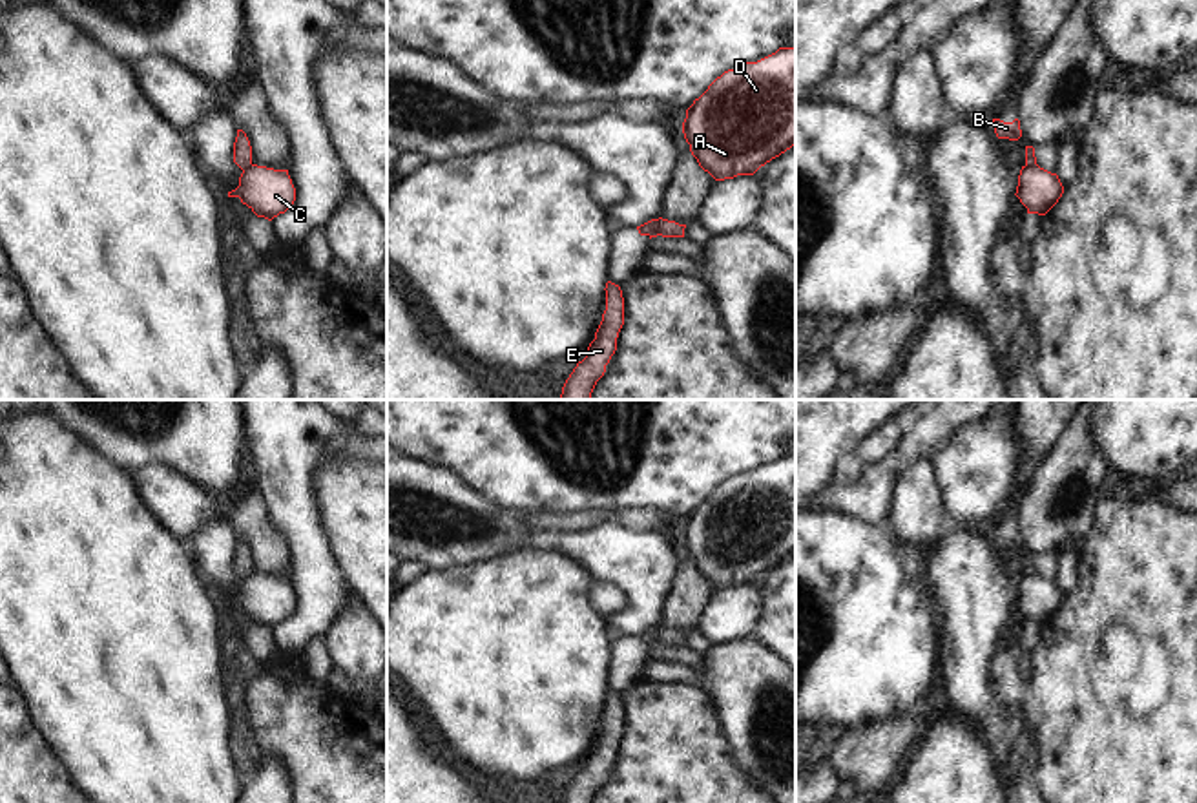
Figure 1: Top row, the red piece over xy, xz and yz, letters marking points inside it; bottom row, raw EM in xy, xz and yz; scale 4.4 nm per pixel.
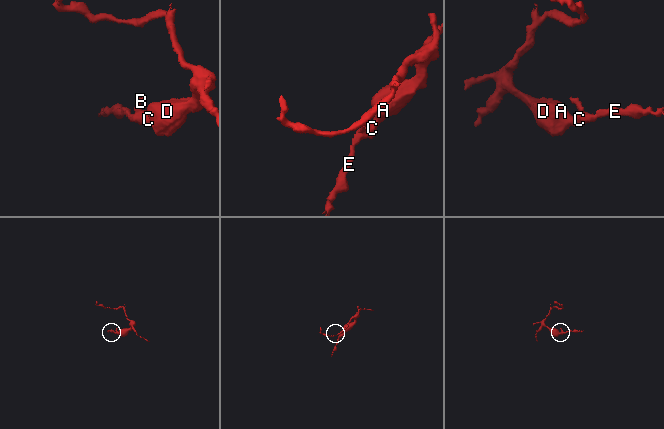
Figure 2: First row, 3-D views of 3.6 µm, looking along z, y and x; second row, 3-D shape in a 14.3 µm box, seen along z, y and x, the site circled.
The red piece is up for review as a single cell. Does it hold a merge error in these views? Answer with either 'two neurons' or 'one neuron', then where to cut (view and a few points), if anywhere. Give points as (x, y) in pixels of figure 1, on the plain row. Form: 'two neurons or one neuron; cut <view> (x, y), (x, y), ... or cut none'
two neurons; cut xz (657, 628), (655, 639), (650, 645)

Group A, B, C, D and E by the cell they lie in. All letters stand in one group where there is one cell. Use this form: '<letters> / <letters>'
A C D E / B

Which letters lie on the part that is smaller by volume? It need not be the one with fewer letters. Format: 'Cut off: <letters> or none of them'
Cut off: B

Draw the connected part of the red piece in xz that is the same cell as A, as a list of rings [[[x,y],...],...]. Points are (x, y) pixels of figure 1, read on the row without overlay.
[[[796,456],[717,485],[686,518],[682,542],[715,589],[754,584],[796,555]]]

